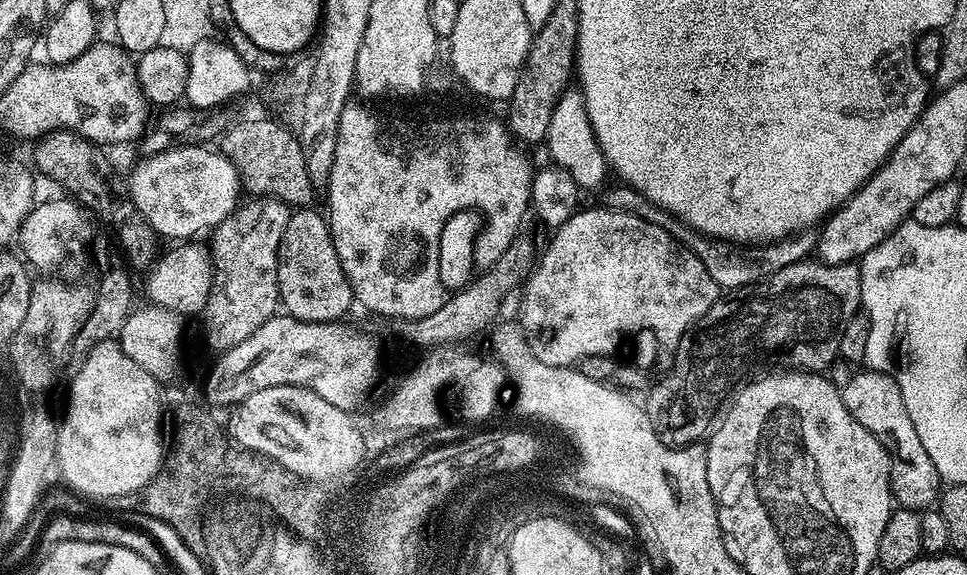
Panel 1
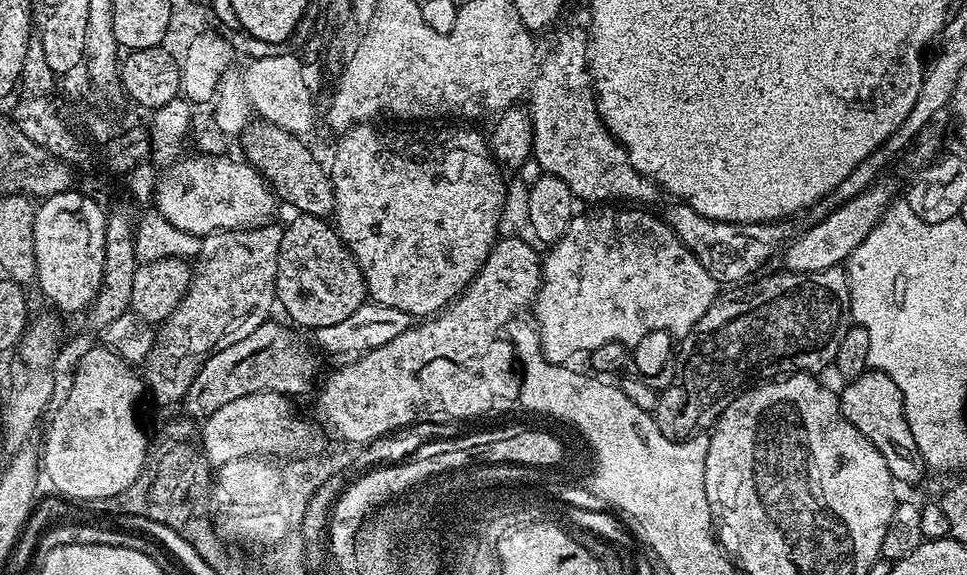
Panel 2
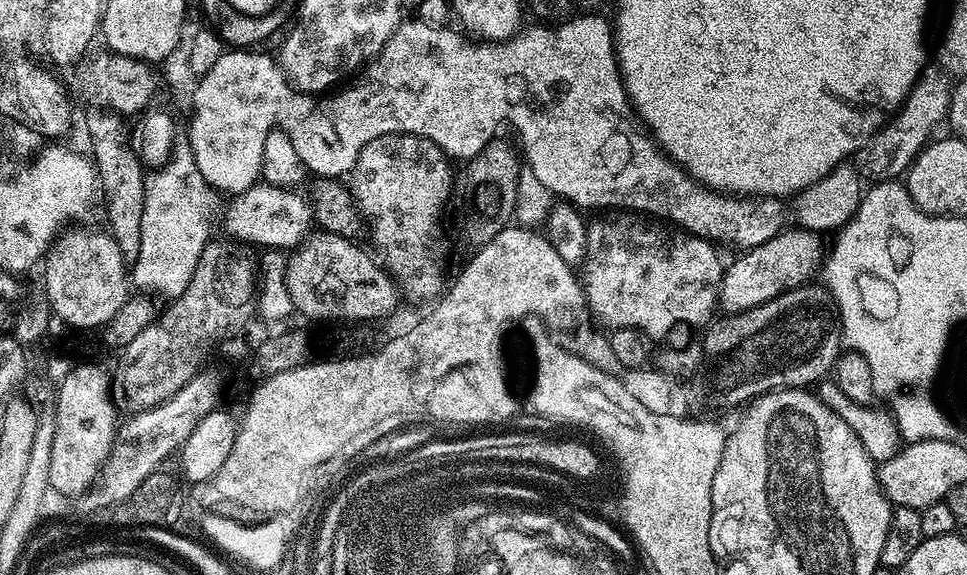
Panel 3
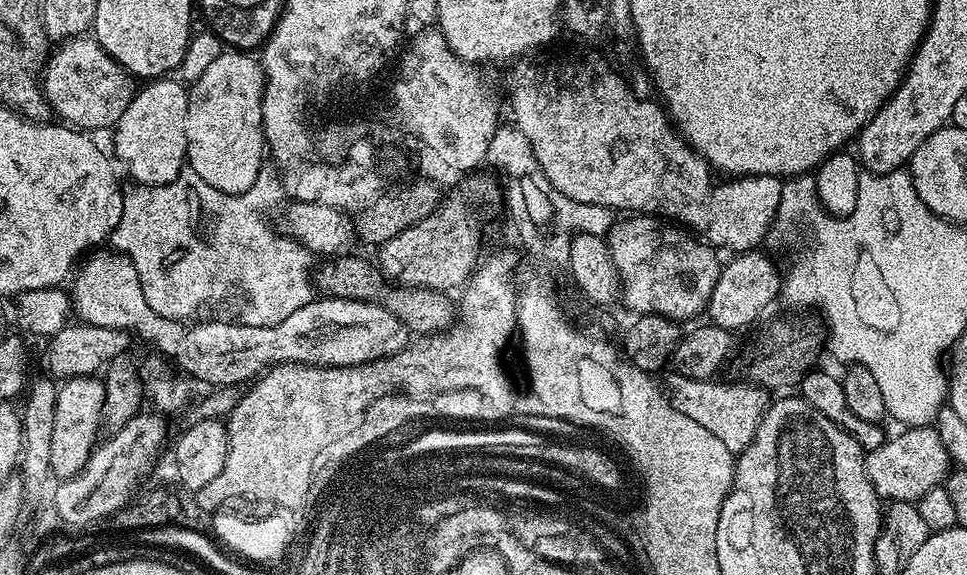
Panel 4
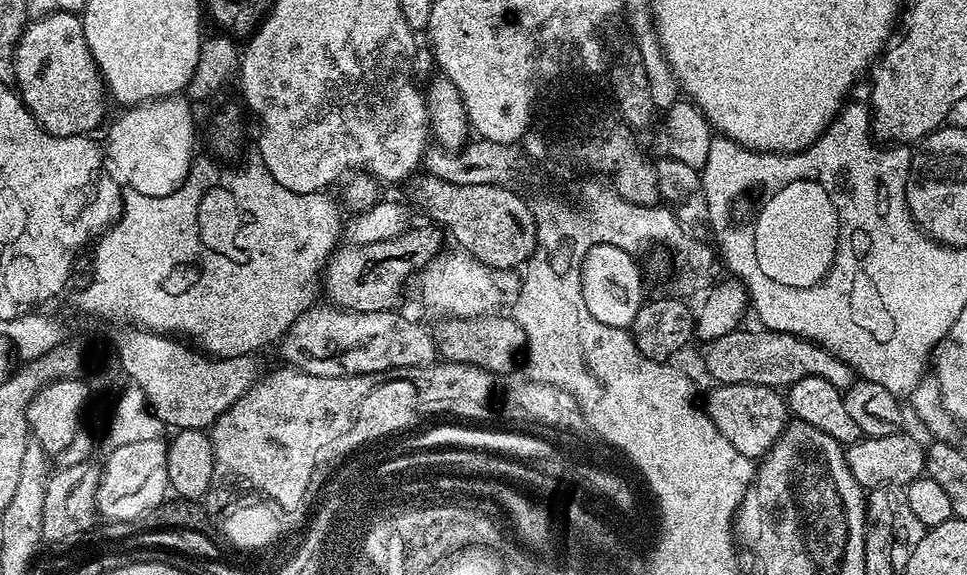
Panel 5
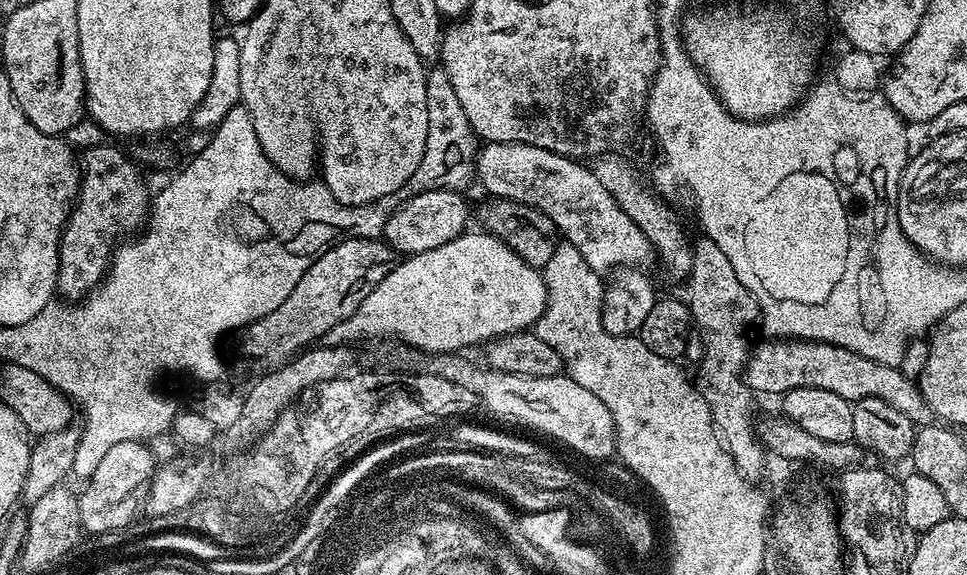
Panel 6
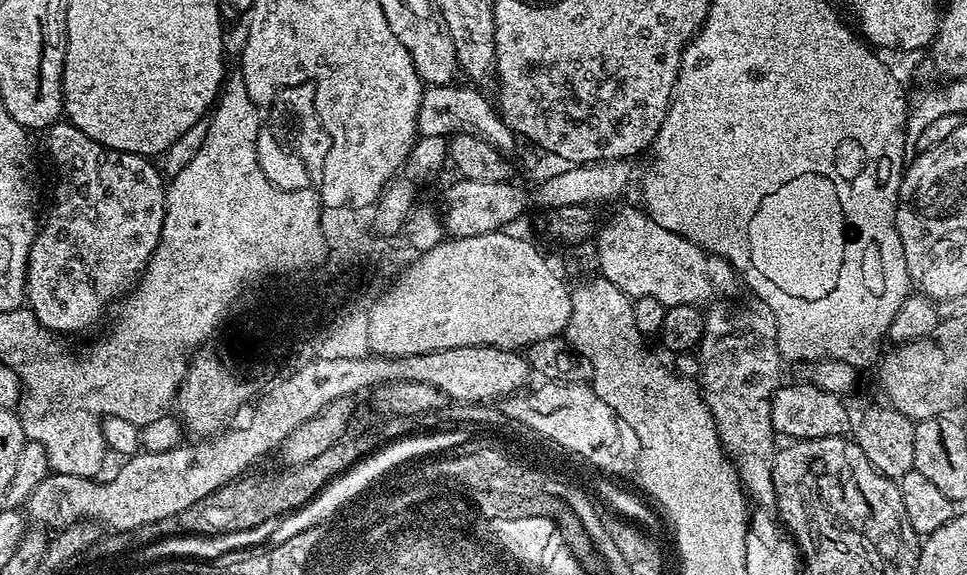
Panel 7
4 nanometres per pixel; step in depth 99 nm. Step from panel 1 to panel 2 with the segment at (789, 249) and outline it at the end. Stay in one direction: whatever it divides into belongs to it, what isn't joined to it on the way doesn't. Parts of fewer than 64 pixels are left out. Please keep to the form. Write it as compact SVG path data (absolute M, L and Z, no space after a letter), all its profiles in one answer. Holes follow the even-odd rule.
M832 191L830 195L818 203L805 209L803 214L787 220L772 221L769 224L732 224L718 223L698 214L692 207L683 202L672 202L672 205L662 211L664 223L671 226L676 237L698 258L706 272L722 286L736 286L747 281L754 272L758 271L774 254L779 253L780 247L791 243L807 229L822 222L834 209L842 207L840 198Z

